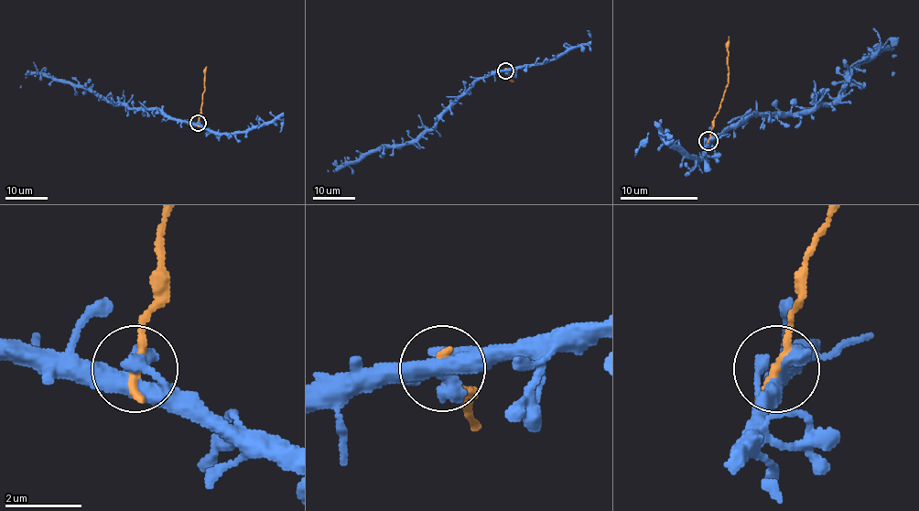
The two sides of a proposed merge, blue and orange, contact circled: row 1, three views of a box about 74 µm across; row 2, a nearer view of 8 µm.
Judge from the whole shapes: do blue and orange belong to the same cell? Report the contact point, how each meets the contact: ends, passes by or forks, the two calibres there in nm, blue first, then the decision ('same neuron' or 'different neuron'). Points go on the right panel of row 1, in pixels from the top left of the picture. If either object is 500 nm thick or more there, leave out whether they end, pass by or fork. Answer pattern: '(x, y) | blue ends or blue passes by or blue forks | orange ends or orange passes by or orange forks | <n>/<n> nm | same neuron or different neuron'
(708, 141) | blue passes by | orange ends | 480/280 nm | different neuron

